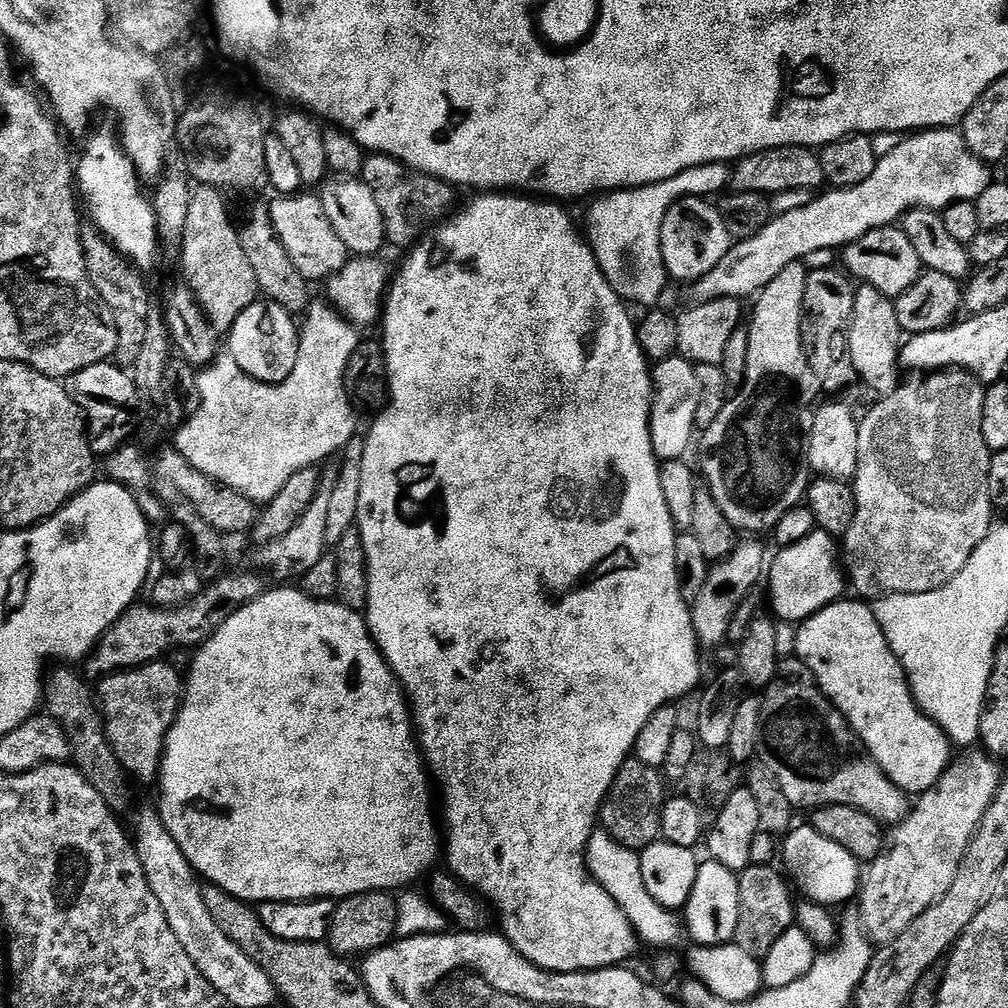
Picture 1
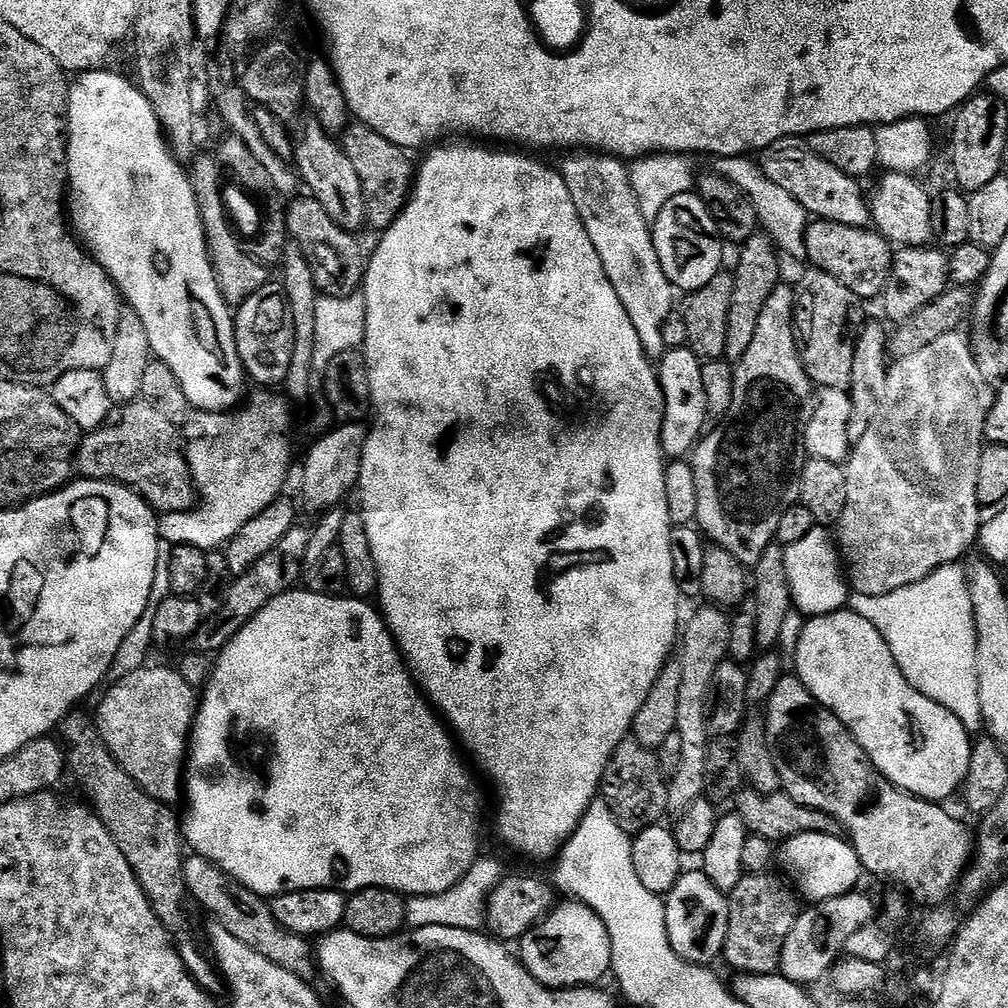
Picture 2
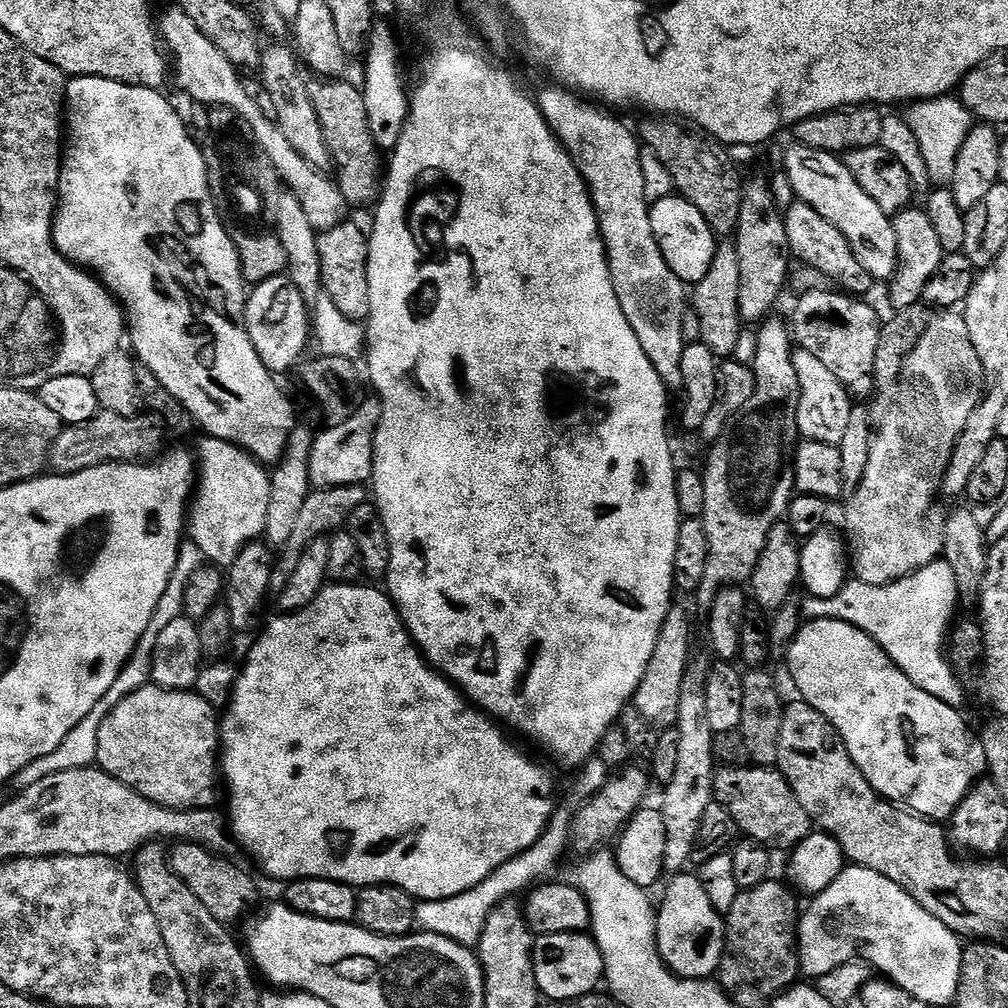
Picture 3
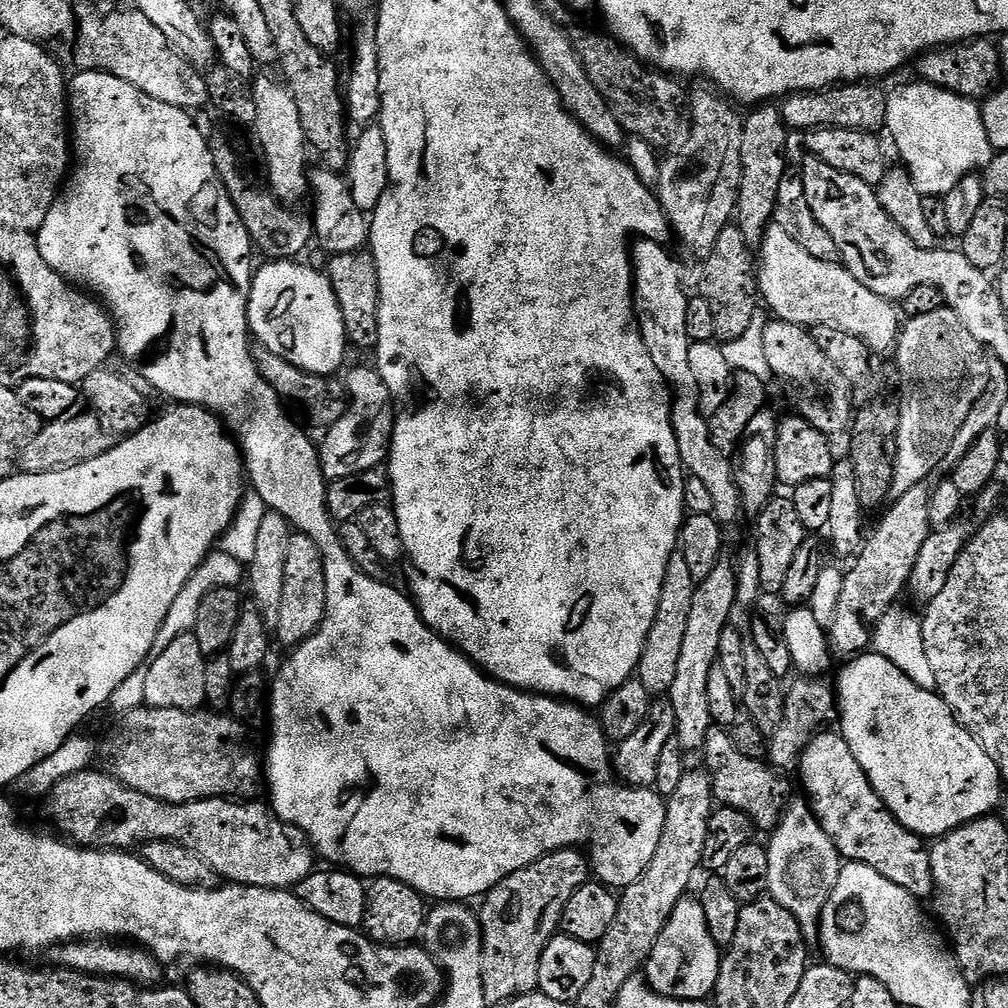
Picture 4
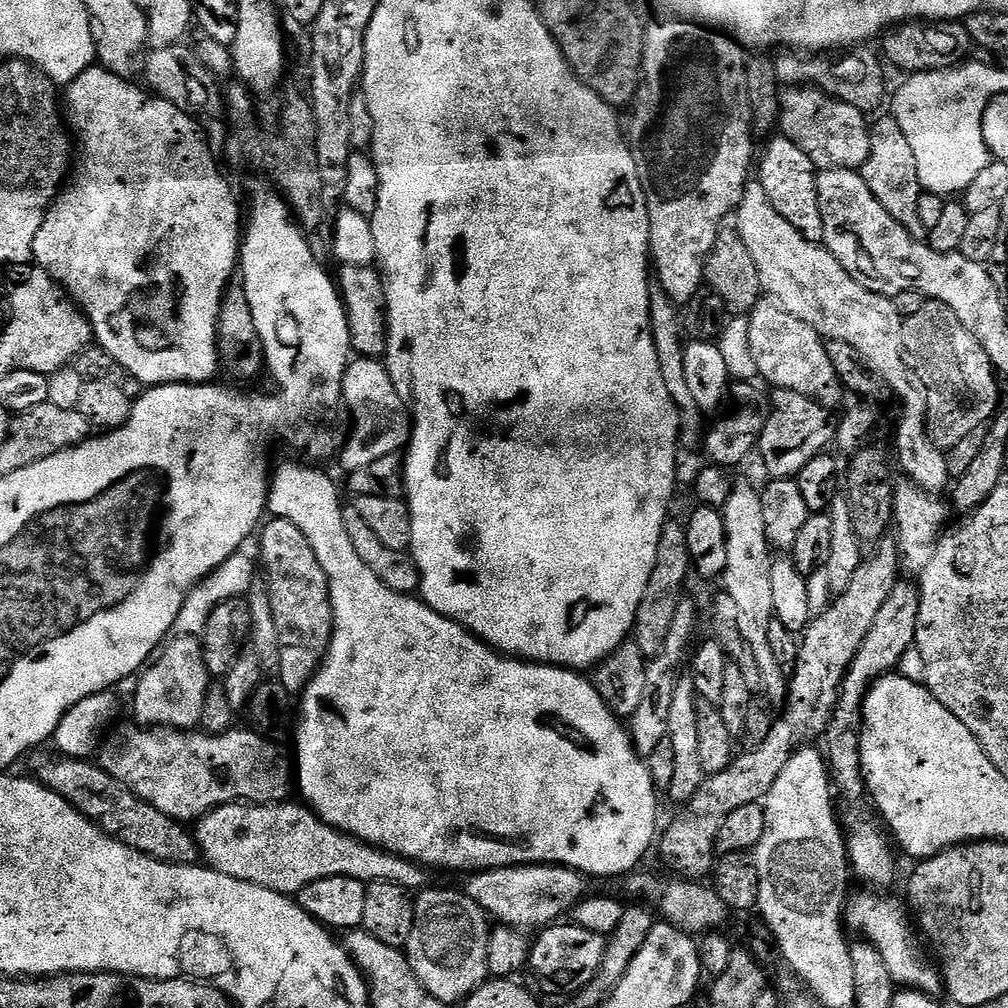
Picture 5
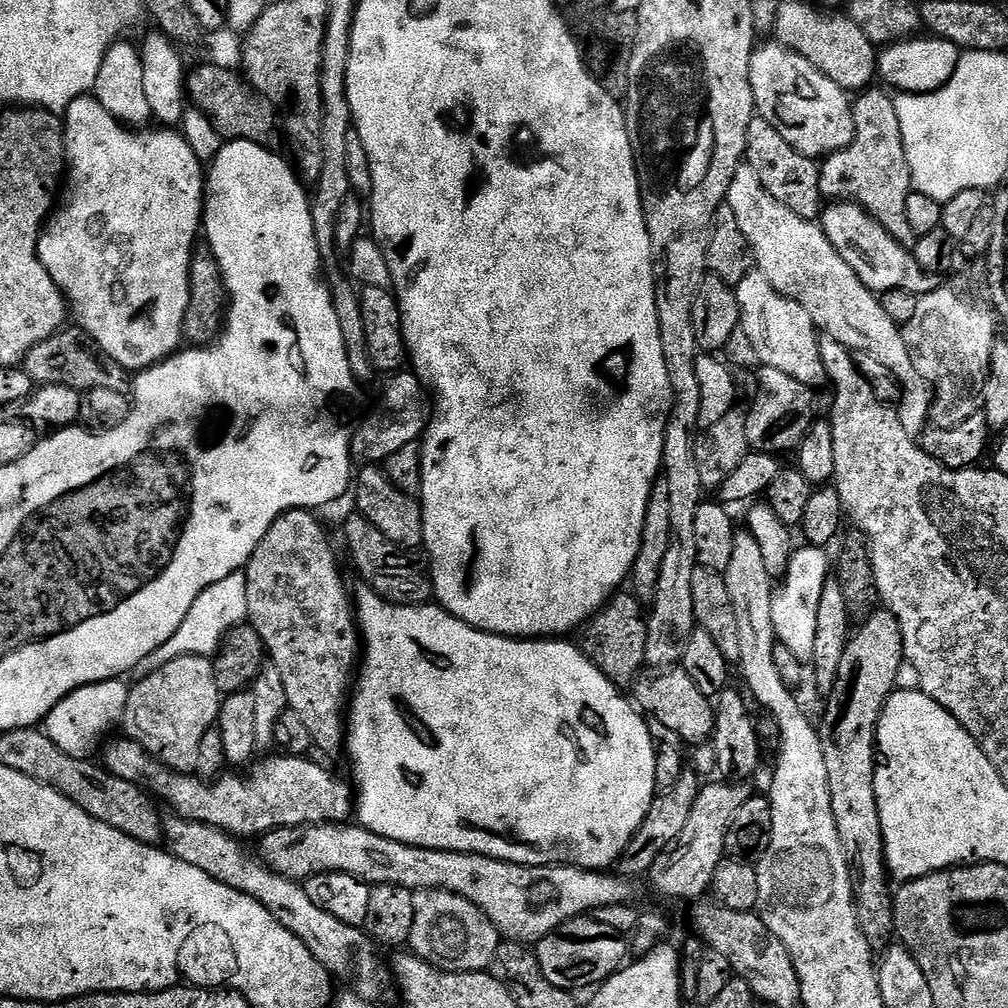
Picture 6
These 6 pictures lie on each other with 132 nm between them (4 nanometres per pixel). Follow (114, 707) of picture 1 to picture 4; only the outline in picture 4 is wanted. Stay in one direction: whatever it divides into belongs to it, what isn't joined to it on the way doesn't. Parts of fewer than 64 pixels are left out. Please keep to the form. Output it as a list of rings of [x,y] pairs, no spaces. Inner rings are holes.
[[[143,706],[136,708],[131,712],[123,713],[119,717],[120,725],[109,734],[104,740],[103,746],[99,749],[99,759],[104,759],[103,767],[106,769],[108,775],[120,780],[127,786],[127,788],[133,788],[138,790],[142,794],[146,794],[150,798],[158,798],[159,800],[165,800],[171,804],[185,804],[186,802],[194,802],[195,800],[209,800],[215,796],[222,796],[225,798],[252,798],[256,791],[261,791],[262,781],[266,776],[266,768],[260,760],[256,757],[256,752],[252,749],[252,740],[248,737],[248,732],[243,723],[238,721],[229,714],[221,714],[215,710],[197,710],[194,712],[187,712],[186,710],[176,710],[174,708],[149,708]]]

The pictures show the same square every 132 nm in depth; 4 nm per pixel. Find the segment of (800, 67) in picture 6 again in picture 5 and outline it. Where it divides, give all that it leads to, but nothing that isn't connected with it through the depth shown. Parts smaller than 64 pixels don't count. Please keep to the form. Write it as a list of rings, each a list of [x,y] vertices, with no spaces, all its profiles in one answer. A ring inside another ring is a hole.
[[[792,86],[780,97],[779,131],[818,170],[841,168],[851,172],[863,169],[872,149],[872,128],[869,117],[841,100],[835,100],[815,86]]]

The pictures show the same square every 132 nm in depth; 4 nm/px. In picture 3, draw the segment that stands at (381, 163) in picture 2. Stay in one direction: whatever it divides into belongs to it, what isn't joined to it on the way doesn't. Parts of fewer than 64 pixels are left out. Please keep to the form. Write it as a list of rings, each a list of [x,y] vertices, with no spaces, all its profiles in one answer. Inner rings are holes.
[[[316,78],[309,83],[310,98],[314,102],[314,110],[318,110],[318,122],[322,126],[322,134],[326,138],[326,146],[331,156],[331,163],[335,165],[336,175],[334,180],[344,195],[345,201],[352,204],[368,204],[379,197],[382,191],[382,164],[380,168],[380,155],[382,149],[372,136],[368,128],[368,101],[365,93],[359,87],[347,84],[347,79],[329,80]]]

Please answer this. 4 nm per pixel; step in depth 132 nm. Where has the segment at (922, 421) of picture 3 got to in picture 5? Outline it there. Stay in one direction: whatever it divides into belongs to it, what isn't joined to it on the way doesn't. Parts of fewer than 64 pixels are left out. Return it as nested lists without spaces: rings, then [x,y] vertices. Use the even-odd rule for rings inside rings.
[[[926,302],[918,314],[907,317],[902,326],[902,350],[908,369],[920,382],[928,403],[928,437],[934,446],[952,448],[972,432],[981,431],[997,415],[996,403],[1000,400],[1000,388],[996,385],[998,373],[993,368],[982,342],[958,322],[958,314],[944,304]]]

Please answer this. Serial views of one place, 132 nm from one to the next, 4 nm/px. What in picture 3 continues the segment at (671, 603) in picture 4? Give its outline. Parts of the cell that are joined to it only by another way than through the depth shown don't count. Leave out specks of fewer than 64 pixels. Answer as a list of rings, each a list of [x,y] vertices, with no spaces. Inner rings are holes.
[[[673,606],[668,609],[662,622],[654,654],[650,654],[650,666],[646,666],[646,674],[642,674],[642,682],[638,682],[638,690],[634,697],[634,707],[638,714],[642,714],[642,718],[646,718],[646,722],[653,729],[675,728],[678,722],[678,701],[682,699],[682,682],[693,659],[691,656],[692,624],[679,606]]]

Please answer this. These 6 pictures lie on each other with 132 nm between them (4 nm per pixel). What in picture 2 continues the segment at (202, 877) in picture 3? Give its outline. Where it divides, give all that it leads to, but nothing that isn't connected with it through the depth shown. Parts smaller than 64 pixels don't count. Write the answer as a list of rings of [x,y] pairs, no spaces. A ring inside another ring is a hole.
[[[195,854],[185,855],[184,881],[188,887],[189,897],[196,900],[213,916],[219,927],[230,930],[238,942],[250,946],[254,954],[262,954],[262,958],[270,958],[274,966],[282,966],[282,970],[290,970],[290,974],[300,976],[305,982],[311,981],[314,972],[314,950],[308,946],[309,941],[303,936],[296,936],[279,924],[272,914],[269,901],[263,896],[246,890],[236,880],[227,876],[221,868],[214,866],[206,858]]]

